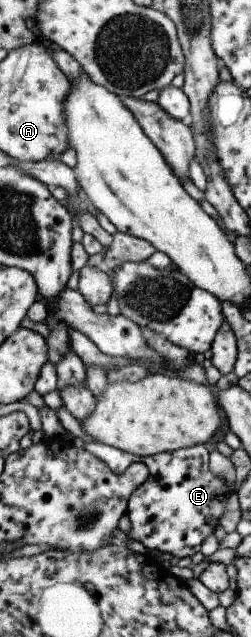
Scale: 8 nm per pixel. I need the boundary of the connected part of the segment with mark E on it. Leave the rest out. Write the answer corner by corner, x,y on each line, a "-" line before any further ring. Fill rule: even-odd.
95,440
85,442
84,449
116,474
121,474
125,464
130,462
141,462
147,466
148,478
135,488
126,514
131,521
129,539
145,545
149,553
169,553
179,559
192,558
200,552
202,542
215,533
232,491
209,470
210,453
203,444
143,457

